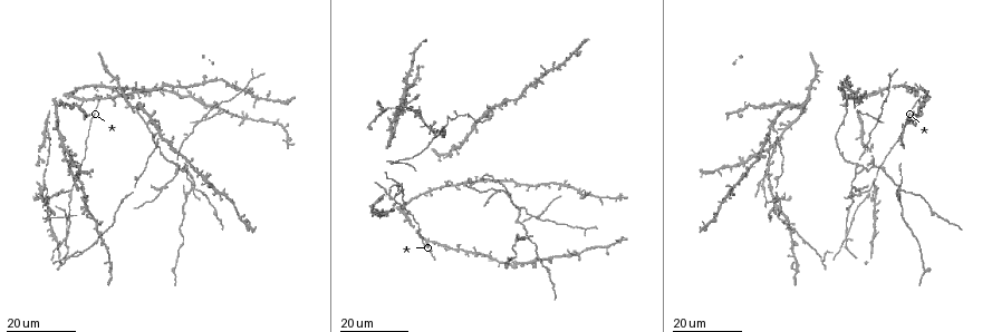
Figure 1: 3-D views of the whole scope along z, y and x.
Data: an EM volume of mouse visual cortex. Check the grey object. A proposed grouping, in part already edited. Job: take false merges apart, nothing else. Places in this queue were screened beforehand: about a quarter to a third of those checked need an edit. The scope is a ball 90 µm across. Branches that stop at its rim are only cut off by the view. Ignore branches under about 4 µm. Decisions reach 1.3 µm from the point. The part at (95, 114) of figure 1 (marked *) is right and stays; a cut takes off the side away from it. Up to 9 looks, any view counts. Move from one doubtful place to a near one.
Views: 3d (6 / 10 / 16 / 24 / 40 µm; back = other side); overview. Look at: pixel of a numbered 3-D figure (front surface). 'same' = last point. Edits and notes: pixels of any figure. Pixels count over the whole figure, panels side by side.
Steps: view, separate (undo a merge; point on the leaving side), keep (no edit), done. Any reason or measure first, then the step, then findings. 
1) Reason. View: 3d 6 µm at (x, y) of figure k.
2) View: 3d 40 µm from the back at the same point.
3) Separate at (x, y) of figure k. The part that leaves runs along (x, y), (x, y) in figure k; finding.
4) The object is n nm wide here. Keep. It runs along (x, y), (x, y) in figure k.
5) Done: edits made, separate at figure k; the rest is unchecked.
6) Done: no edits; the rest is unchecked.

Four arms meet. View: 3d 24 µm at (178, 165) of figure 1.

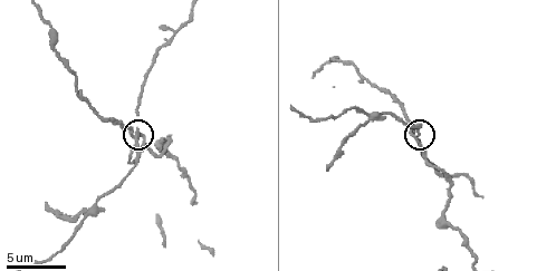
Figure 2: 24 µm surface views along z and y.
View: 3d 6 µm at the same point.

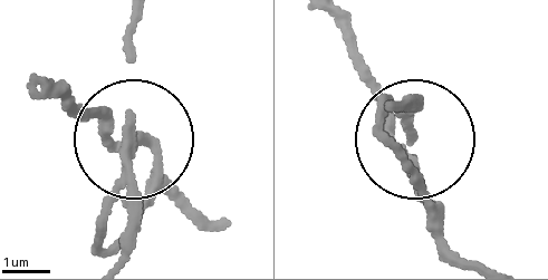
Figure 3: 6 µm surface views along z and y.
4 arms meet here. Separate at (104, 216) of figure 3. The part that leaves runs along (125, 160), (125, 148), (153, 152), (185, 196) in figure 3; a second neuron is stuck on.

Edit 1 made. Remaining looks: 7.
Four or more arms meet. View: 3d 16 µm at (88, 214) of figure 2.

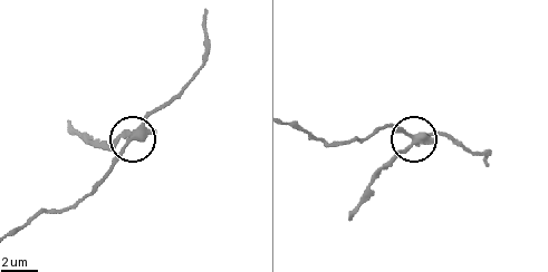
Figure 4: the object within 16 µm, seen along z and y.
4 arms meet here. Separate at (115, 138) of figure 4. A second neuron is stuck on.

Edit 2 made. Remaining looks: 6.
Three-way junction. View: 3d 24 µm at (72, 191) of figure 1.

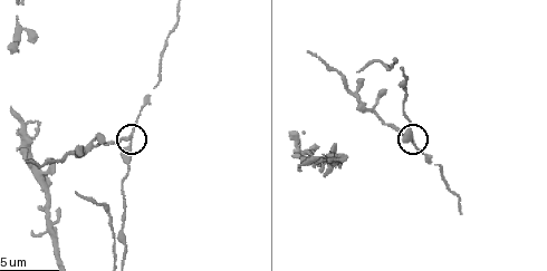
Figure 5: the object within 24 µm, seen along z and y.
View: 3d 10 µm at (128, 139) of figure 5.

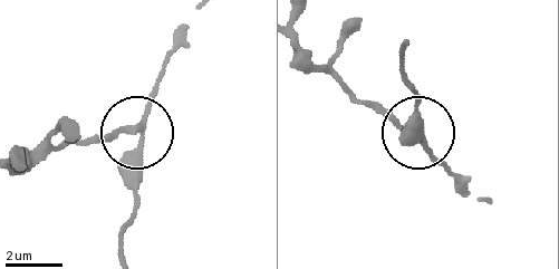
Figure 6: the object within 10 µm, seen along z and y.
The object is 200 nm wide here. Separate at (109, 137) of figure 6. Two neurons meet here.

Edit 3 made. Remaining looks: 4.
Four or more arms meet. View: 3d 24 µm at (774, 209) of figure 1.

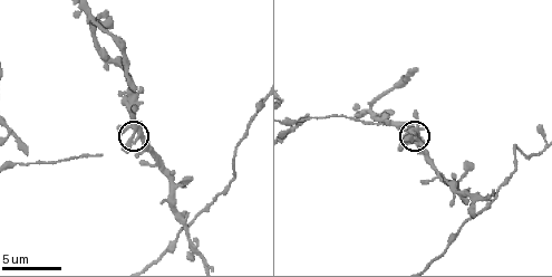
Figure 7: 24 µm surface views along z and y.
View: 3d 6 µm at (132, 132) of figure 7.

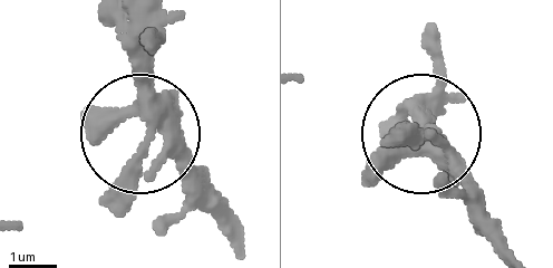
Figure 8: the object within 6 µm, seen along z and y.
The side arm is 44 µm long; 4 arms meet here. Keep. One neuron here.

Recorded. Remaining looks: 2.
Done: edits made, separate at figure 3, separate at figure 4, separate at figure 6; the rest is unchecked.

